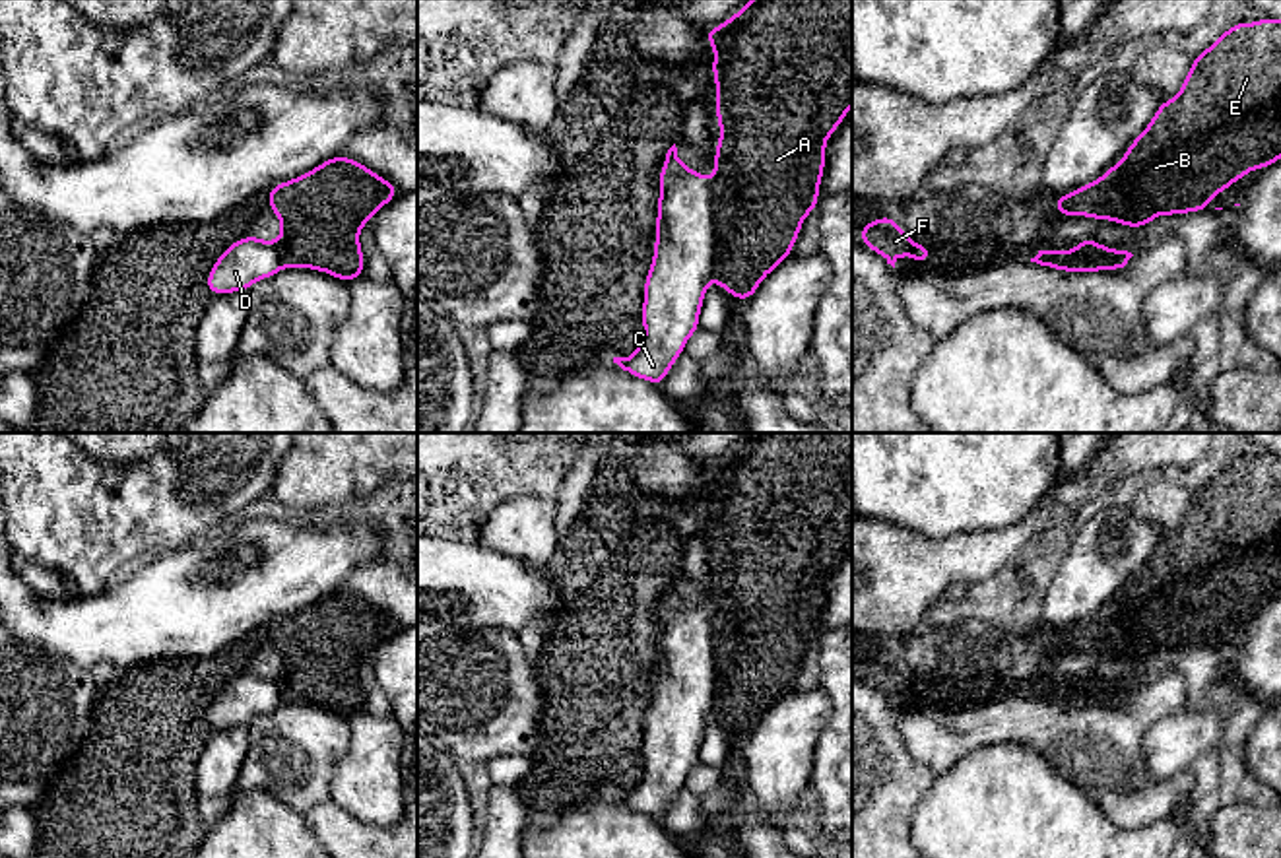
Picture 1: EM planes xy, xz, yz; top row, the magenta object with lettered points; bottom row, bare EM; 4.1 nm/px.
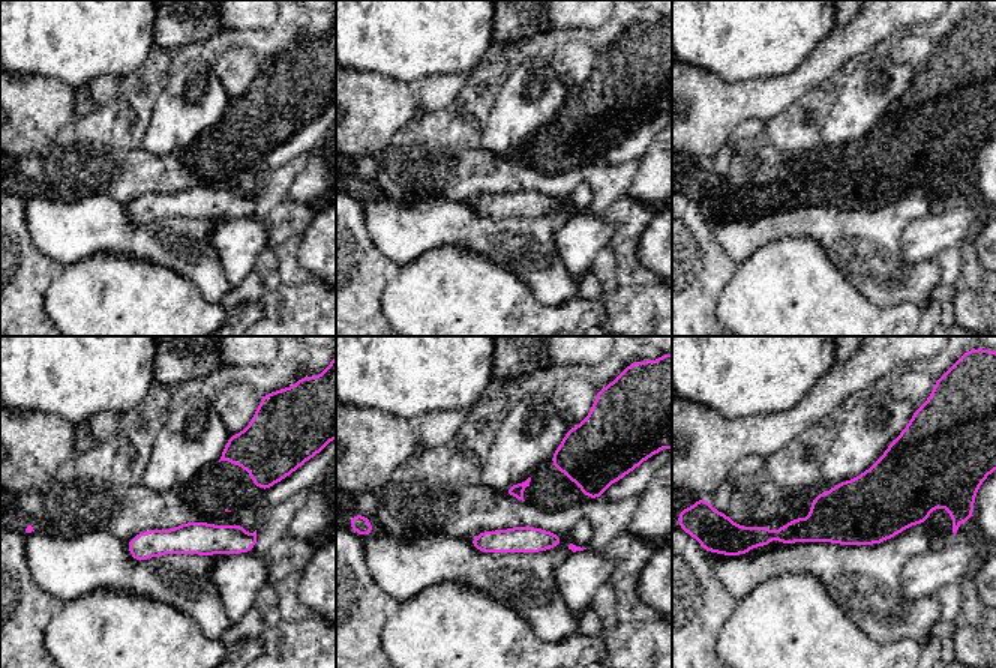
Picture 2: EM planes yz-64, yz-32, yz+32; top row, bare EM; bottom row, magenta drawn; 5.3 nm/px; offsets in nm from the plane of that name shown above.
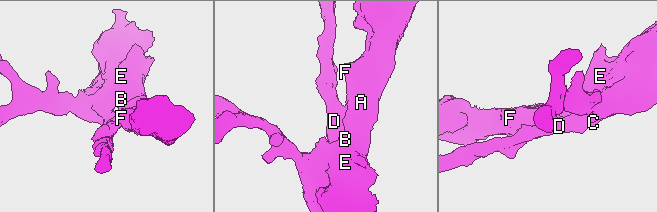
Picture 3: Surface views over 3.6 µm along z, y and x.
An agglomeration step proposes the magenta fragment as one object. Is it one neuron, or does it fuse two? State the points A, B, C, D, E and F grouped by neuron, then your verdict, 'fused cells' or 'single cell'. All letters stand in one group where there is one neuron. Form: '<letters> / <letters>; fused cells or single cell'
A B E F / C D; fused cells

